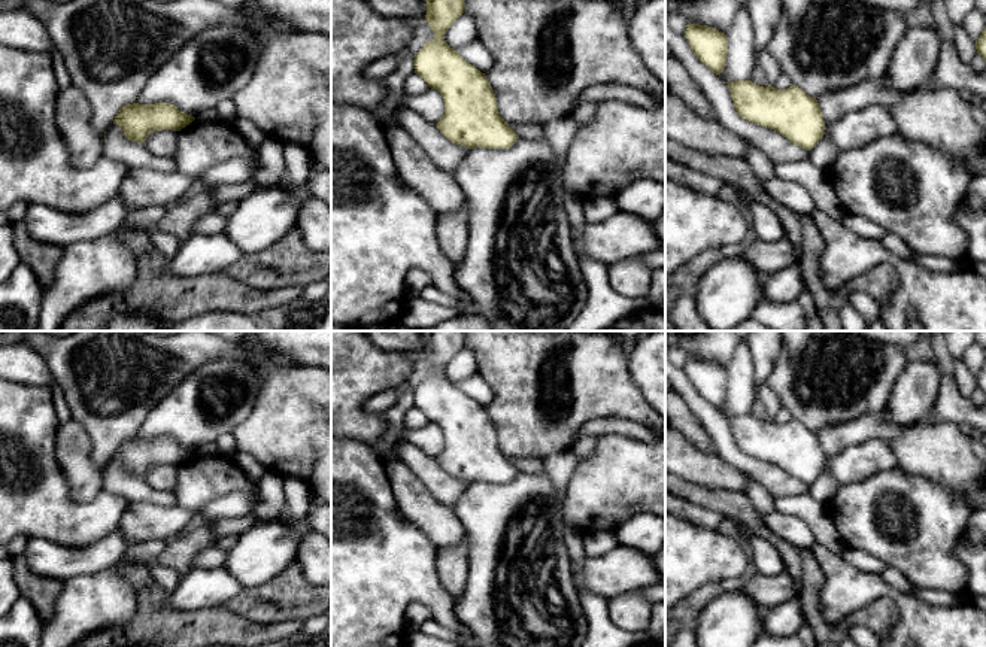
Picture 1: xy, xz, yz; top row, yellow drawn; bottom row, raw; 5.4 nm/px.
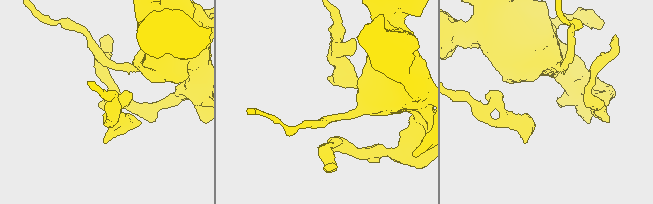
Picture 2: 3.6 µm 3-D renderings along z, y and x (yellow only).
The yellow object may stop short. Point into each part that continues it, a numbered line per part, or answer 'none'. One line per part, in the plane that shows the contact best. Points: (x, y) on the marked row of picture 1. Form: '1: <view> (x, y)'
none

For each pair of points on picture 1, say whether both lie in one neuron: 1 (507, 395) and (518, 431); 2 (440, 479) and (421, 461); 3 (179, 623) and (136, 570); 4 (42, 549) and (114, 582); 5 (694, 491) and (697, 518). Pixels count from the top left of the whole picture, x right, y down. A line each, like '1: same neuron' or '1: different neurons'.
1: same neuron
2: same neuron
3: same neuron
4: different neurons
5: different neurons

